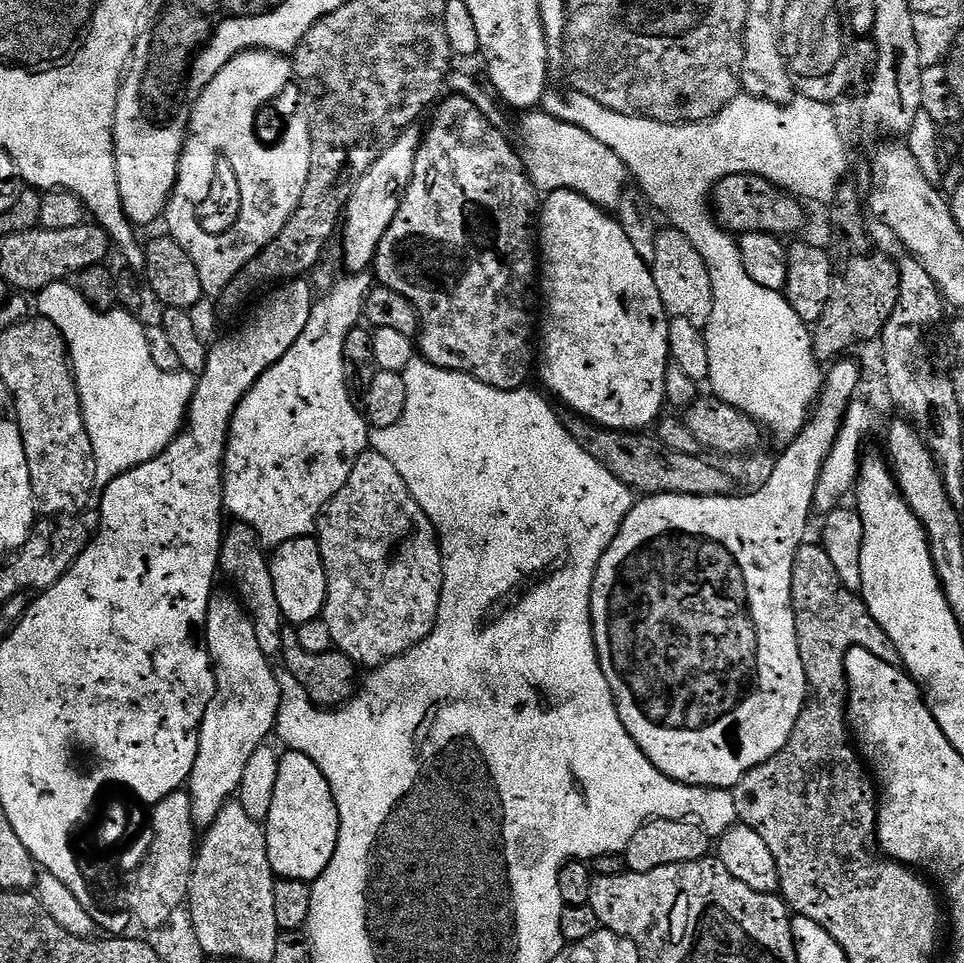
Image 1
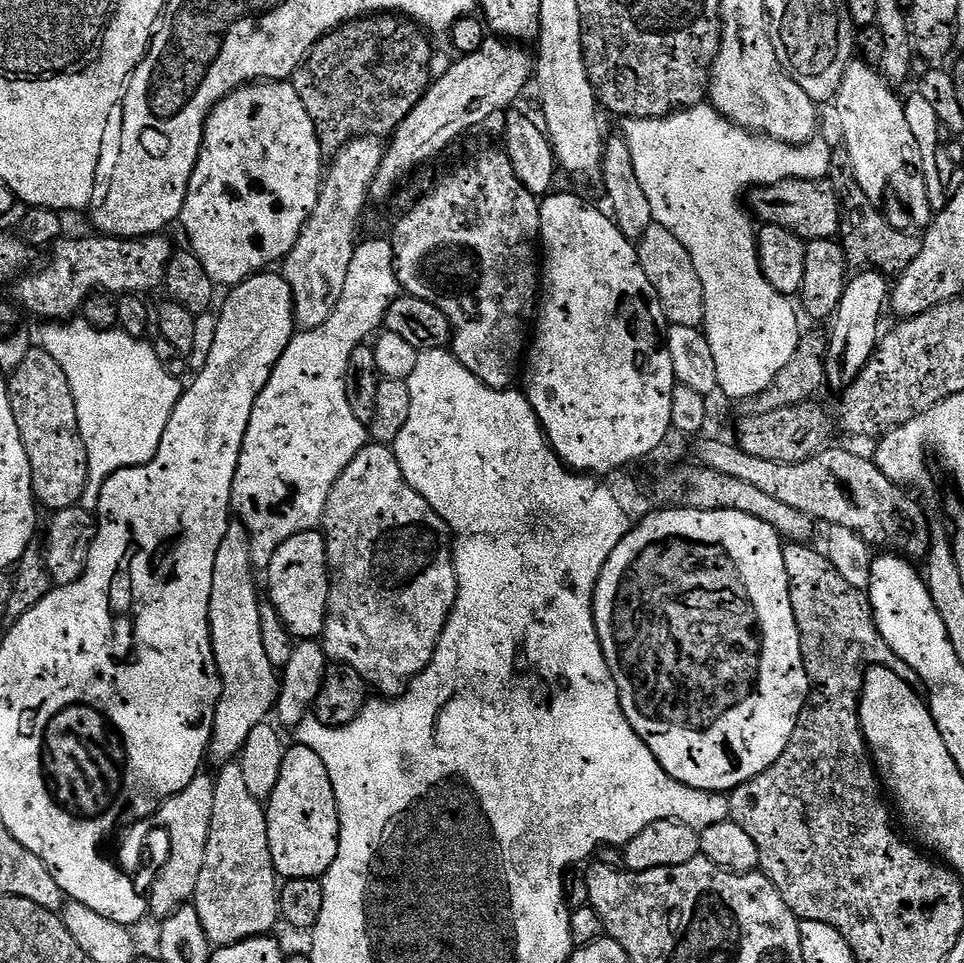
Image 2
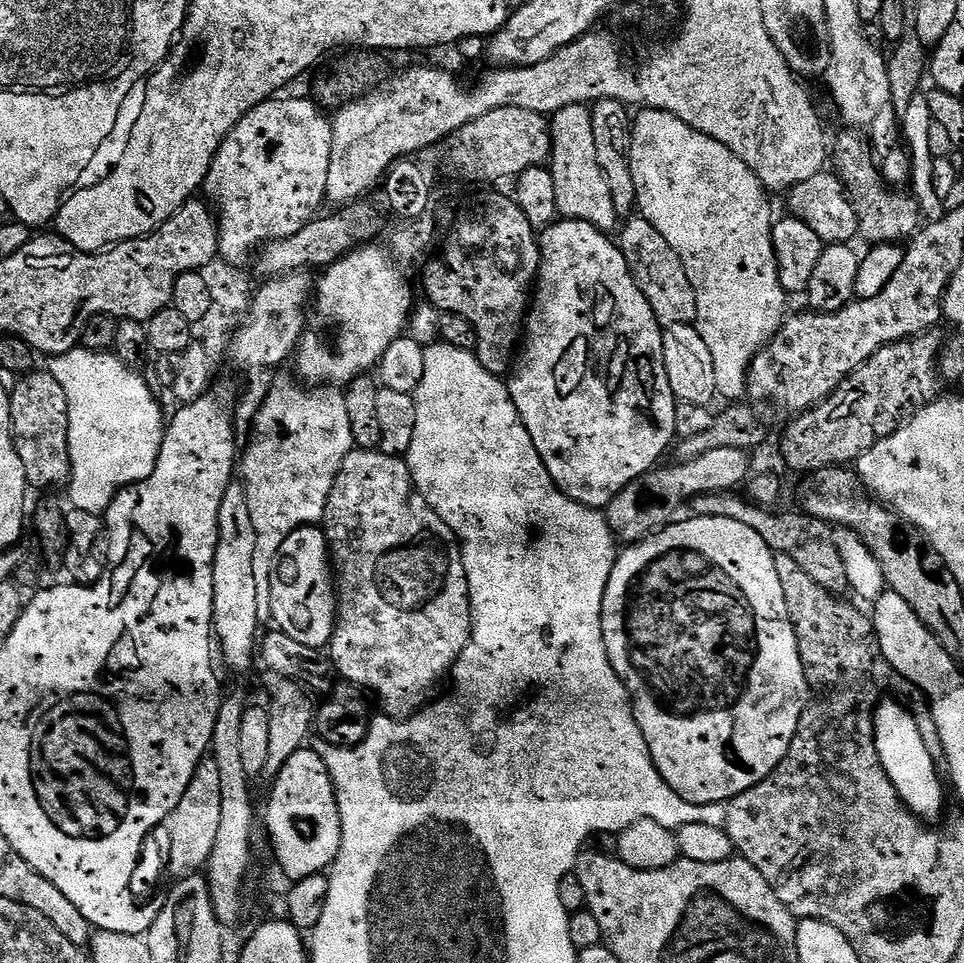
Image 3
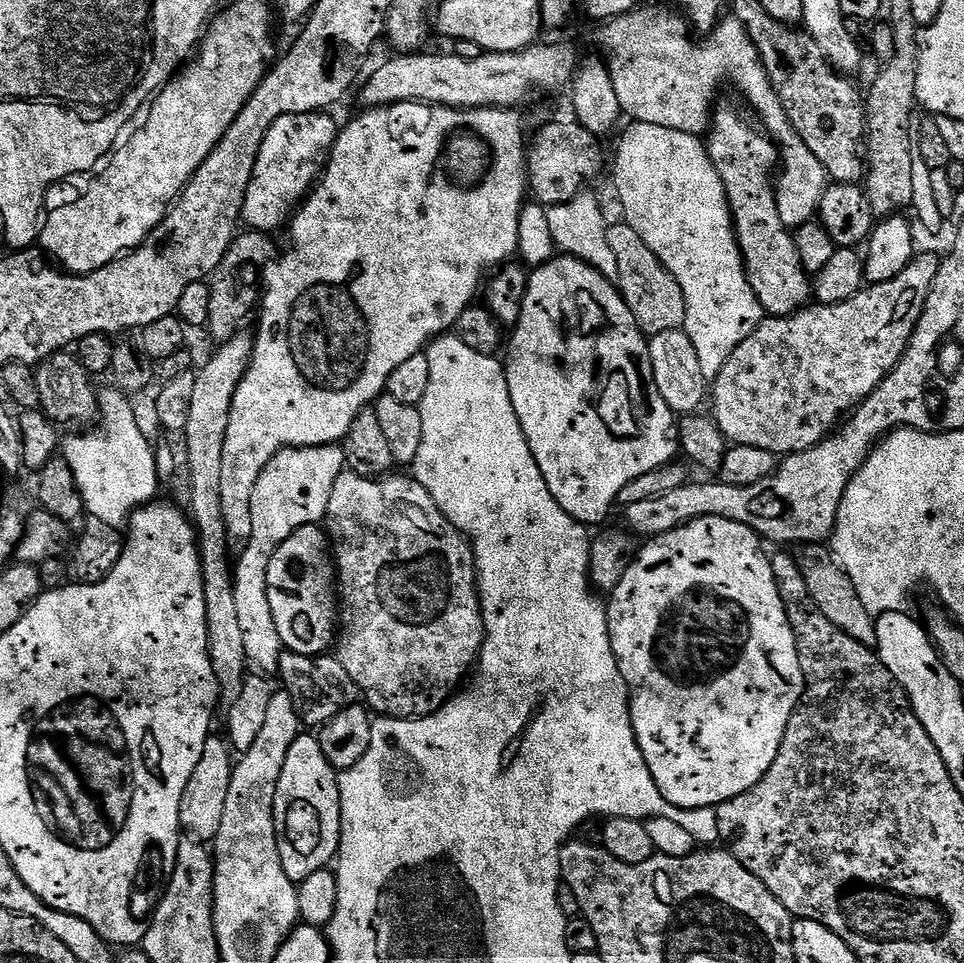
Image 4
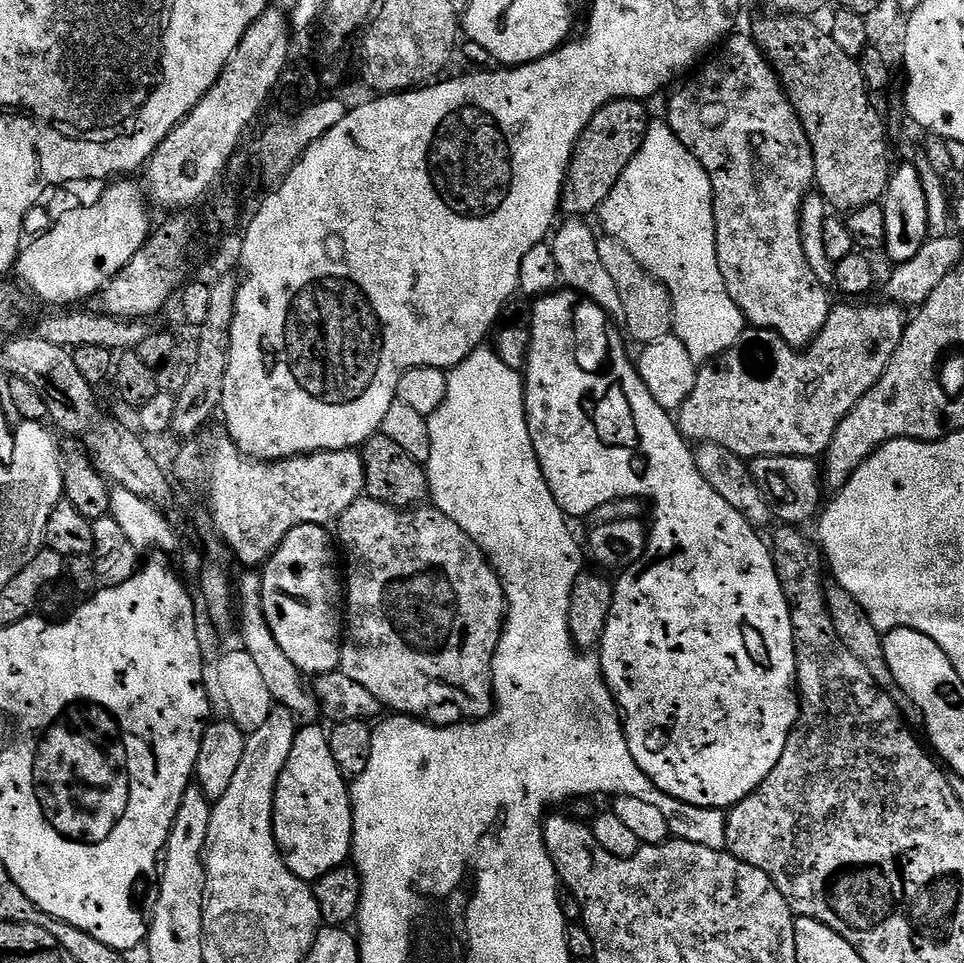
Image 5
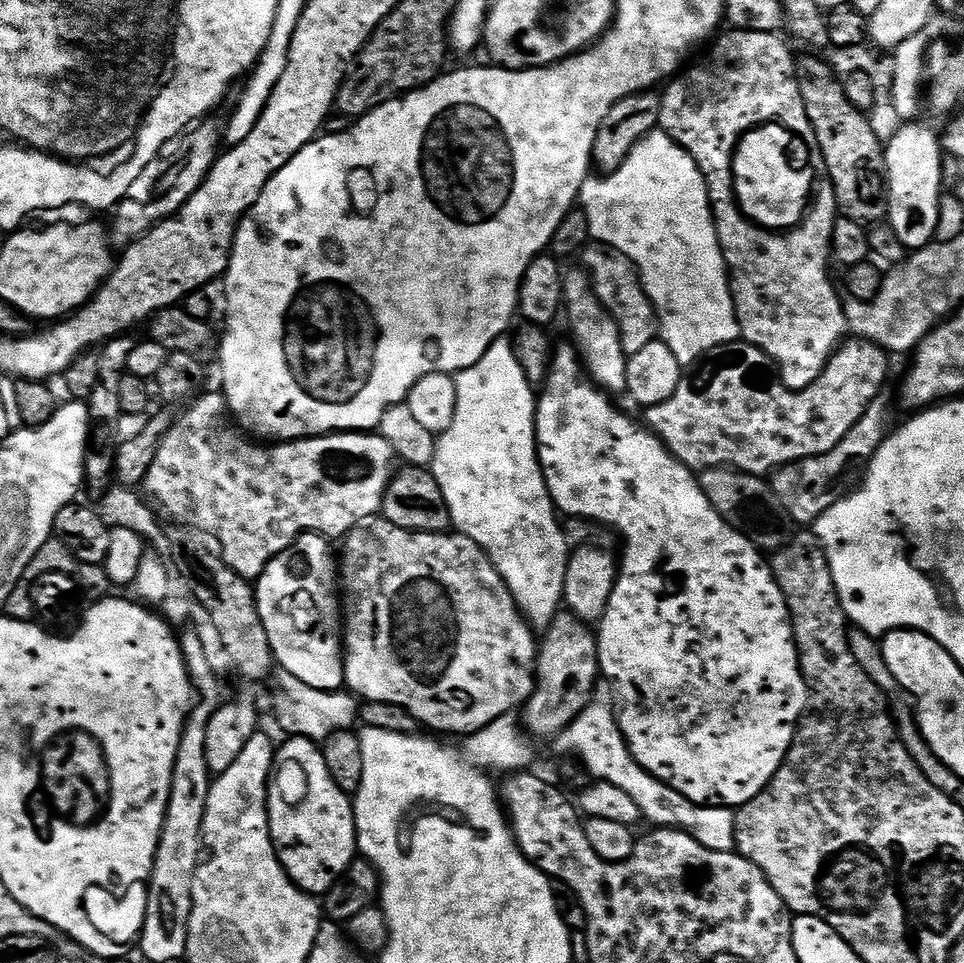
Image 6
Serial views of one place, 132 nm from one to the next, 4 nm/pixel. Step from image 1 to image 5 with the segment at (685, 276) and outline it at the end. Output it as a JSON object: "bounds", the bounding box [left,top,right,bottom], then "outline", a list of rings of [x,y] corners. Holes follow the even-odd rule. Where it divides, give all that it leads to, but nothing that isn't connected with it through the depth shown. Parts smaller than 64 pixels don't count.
{"bounds":[596,234,674,346],"outline":[[[604,234],[597,239],[596,245],[598,258],[602,258],[602,266],[606,266],[606,274],[610,274],[610,278],[614,278],[614,286],[618,286],[618,298],[622,298],[622,319],[629,332],[627,335],[632,335],[640,346],[653,344],[669,336],[674,325],[672,297],[668,295],[668,289],[643,268],[638,258],[634,258],[634,254],[630,254],[620,240]]]}

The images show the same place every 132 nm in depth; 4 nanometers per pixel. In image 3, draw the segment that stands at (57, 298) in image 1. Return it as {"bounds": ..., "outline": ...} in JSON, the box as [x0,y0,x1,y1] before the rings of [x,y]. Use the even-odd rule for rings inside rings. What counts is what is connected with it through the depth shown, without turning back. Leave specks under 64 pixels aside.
{"bounds":[48,346,166,516],"outline":[[[77,346],[72,348],[66,354],[53,357],[49,361],[48,371],[51,375],[58,379],[58,384],[62,386],[62,390],[66,393],[67,400],[67,446],[70,450],[71,460],[71,474],[69,481],[66,485],[66,491],[68,491],[69,505],[72,508],[78,510],[86,510],[86,514],[94,514],[100,516],[107,513],[108,508],[112,504],[112,499],[120,493],[122,488],[128,487],[129,484],[139,484],[141,480],[145,480],[150,473],[154,470],[154,466],[158,462],[158,454],[160,453],[160,447],[164,441],[164,430],[166,427],[166,412],[160,409],[160,404],[156,401],[156,396],[152,393],[152,388],[139,376],[135,367],[129,366],[120,359],[119,356],[113,354],[111,351],[107,352],[91,352],[90,349]]]}

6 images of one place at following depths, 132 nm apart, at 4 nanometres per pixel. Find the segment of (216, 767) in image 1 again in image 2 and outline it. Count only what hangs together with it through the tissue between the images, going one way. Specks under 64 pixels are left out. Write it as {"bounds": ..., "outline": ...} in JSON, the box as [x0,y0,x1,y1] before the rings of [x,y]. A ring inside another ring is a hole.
{"bounds":[208,522,278,766],"outline":[[[239,522],[229,523],[226,538],[218,546],[218,555],[214,558],[214,586],[210,586],[210,606],[208,621],[212,627],[212,653],[216,659],[216,668],[220,672],[220,701],[216,707],[216,717],[212,727],[210,745],[211,759],[223,766],[235,761],[246,746],[246,738],[254,731],[254,726],[265,723],[273,715],[278,695],[278,669],[266,658],[262,646],[262,628],[260,626],[260,605],[262,596],[256,593],[257,573],[252,566],[252,539],[246,526]]]}

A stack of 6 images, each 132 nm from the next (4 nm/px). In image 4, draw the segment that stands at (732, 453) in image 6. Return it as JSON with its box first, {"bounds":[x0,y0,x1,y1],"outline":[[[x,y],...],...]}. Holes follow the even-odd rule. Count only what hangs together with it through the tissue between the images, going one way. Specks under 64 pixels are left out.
{"bounds":[710,252,942,454],"outline":[[[922,252],[909,262],[906,270],[902,270],[902,274],[898,274],[898,278],[884,280],[881,284],[872,284],[865,287],[854,298],[850,298],[846,302],[815,306],[816,308],[805,306],[799,312],[793,312],[790,316],[773,316],[761,320],[760,325],[736,347],[734,354],[730,354],[726,366],[722,366],[722,370],[717,374],[710,388],[710,400],[716,403],[710,409],[710,412],[716,424],[724,431],[725,437],[733,445],[758,446],[758,450],[770,450],[777,454],[805,452],[814,447],[815,444],[821,444],[829,433],[841,423],[842,417],[851,413],[859,405],[860,401],[868,397],[883,382],[885,376],[896,367],[898,361],[903,358],[904,351],[908,349],[910,338],[922,318],[922,310],[926,306],[926,298],[930,294],[930,286],[934,286],[934,278],[938,278],[938,270],[942,263],[939,255],[936,257],[932,252]]]}

